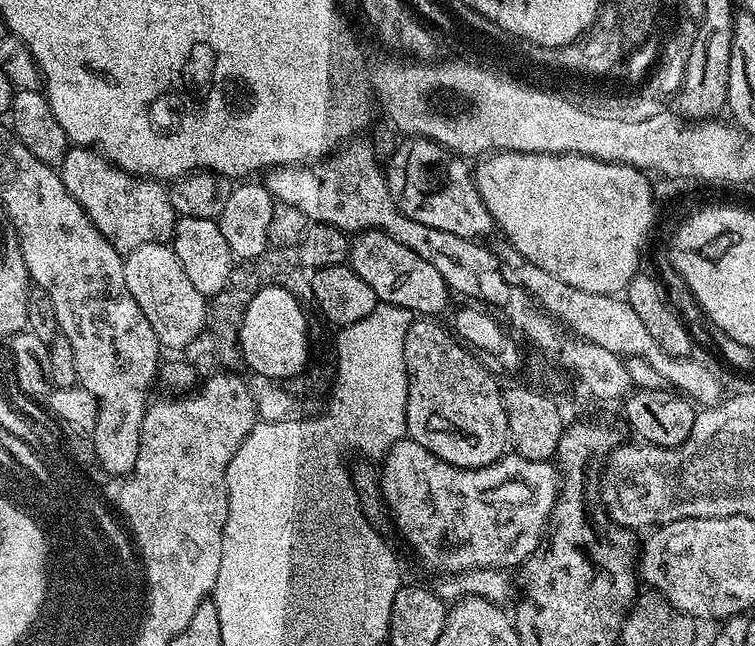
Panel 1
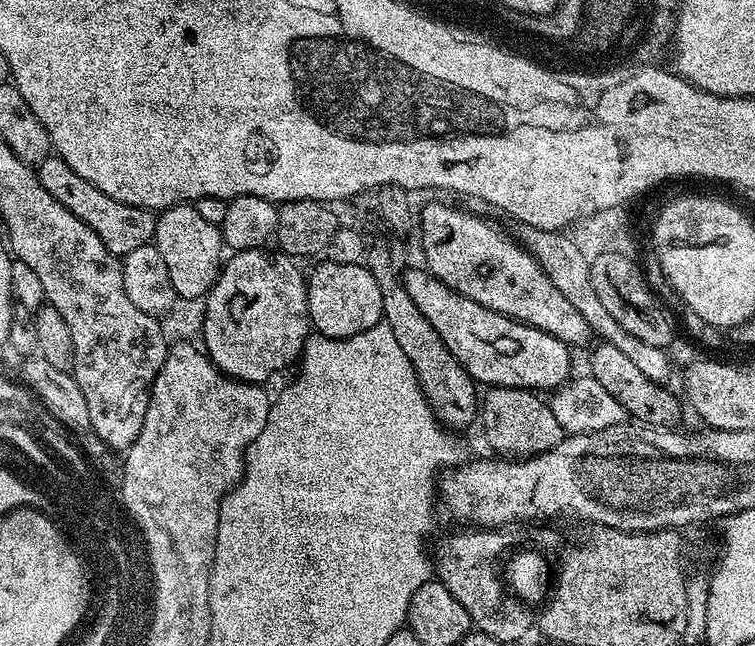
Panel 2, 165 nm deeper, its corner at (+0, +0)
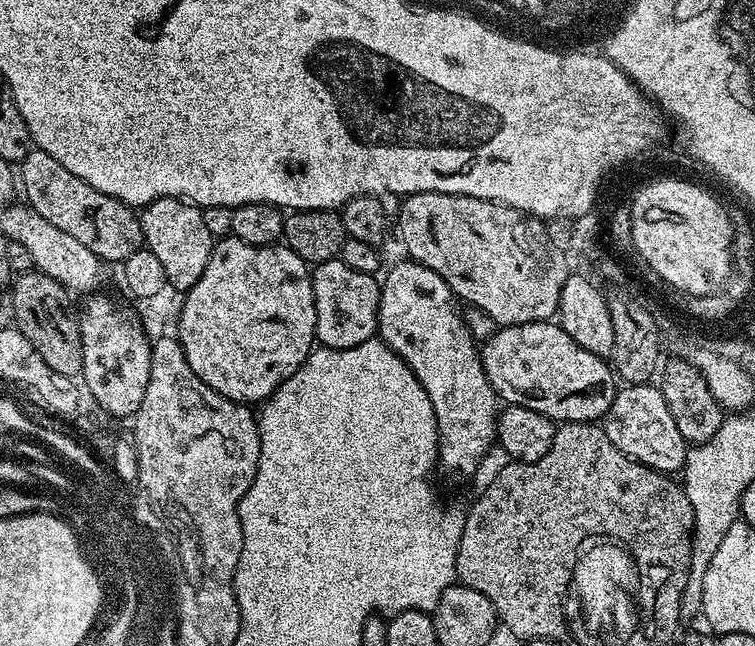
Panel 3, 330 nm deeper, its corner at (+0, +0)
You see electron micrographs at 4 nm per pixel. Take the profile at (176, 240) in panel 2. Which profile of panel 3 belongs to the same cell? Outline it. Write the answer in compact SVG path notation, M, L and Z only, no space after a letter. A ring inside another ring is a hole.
M162 198L145 204L139 213L143 247L158 258L164 271L164 278L170 287L181 294L188 292L202 278L202 270L206 270L206 262L210 262L214 238L210 230L206 230L206 218L197 205L189 204L186 200Z

